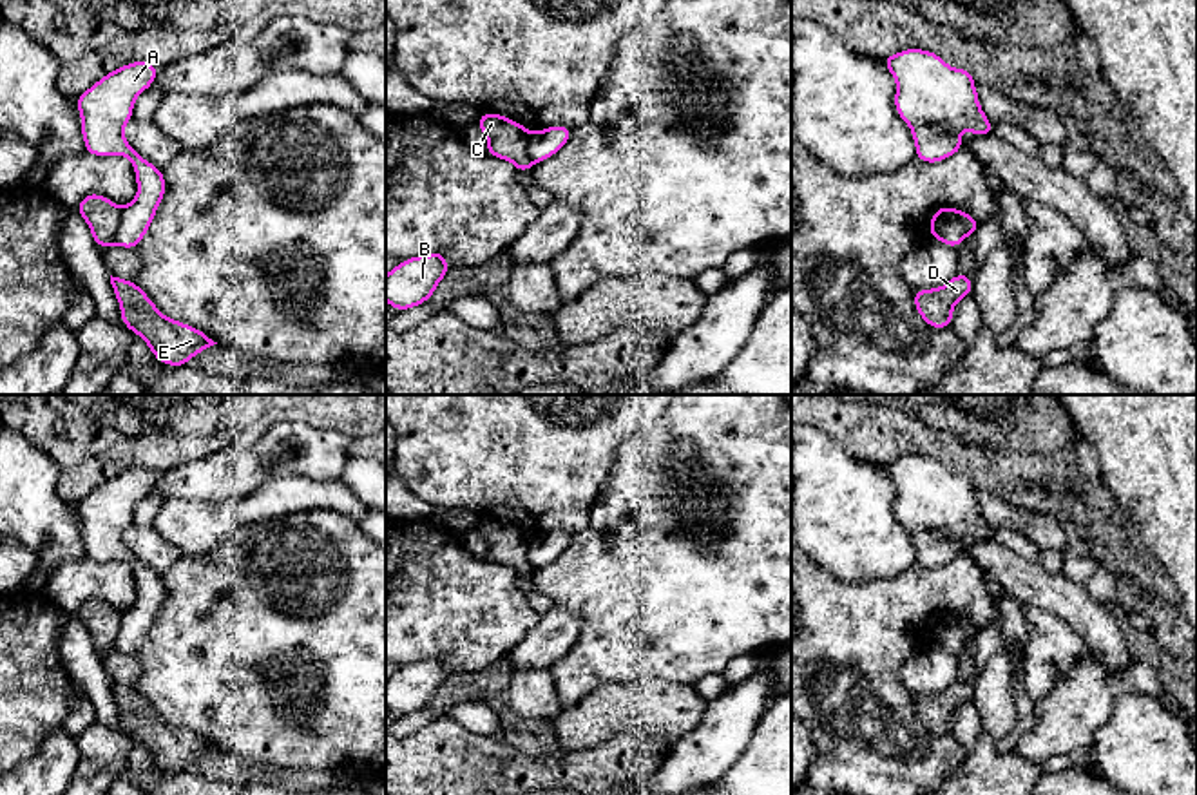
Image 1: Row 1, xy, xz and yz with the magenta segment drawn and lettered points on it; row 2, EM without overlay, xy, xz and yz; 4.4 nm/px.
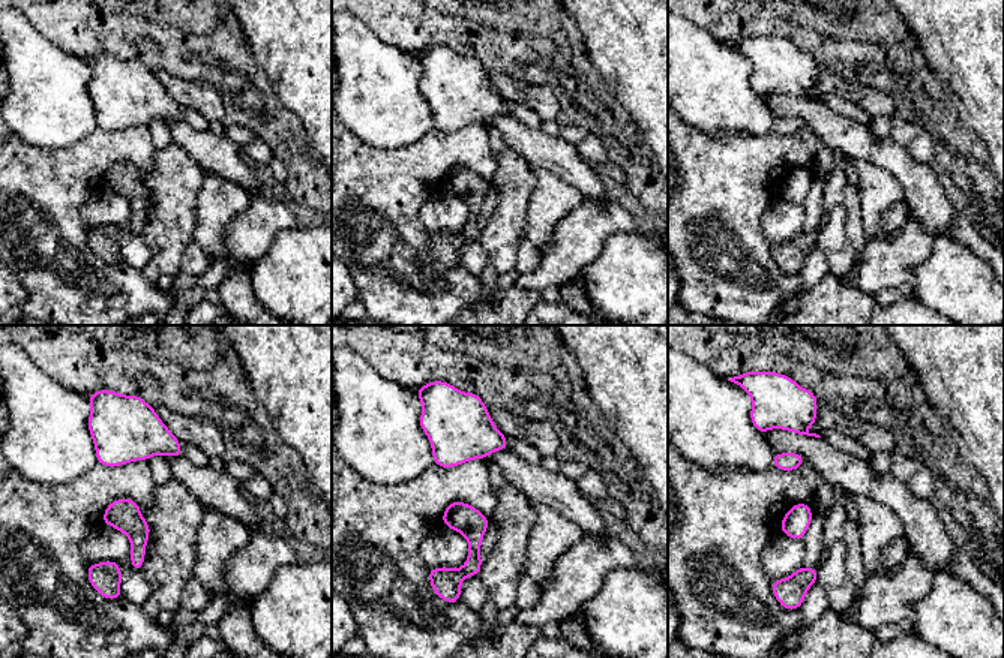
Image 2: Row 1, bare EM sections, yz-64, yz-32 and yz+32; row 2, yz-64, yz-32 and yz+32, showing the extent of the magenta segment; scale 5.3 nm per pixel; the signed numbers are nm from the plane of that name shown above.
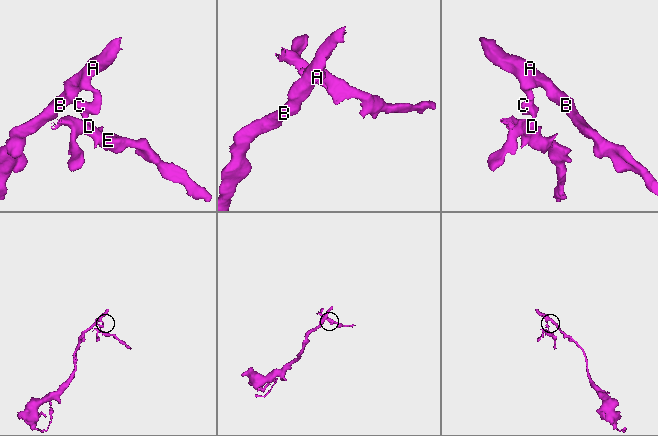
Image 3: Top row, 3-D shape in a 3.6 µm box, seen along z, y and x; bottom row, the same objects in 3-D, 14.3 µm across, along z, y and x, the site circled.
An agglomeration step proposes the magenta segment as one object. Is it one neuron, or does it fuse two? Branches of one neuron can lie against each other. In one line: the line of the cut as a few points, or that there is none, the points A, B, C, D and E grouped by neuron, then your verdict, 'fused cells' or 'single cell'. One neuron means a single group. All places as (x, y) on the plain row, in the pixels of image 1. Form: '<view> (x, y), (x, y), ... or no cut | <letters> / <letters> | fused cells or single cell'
yz (929, 632), (935, 632), (953, 616), (966, 641) | A B / C D E | fused cells

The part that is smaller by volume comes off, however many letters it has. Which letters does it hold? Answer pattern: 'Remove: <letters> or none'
Remove: C, D, E

